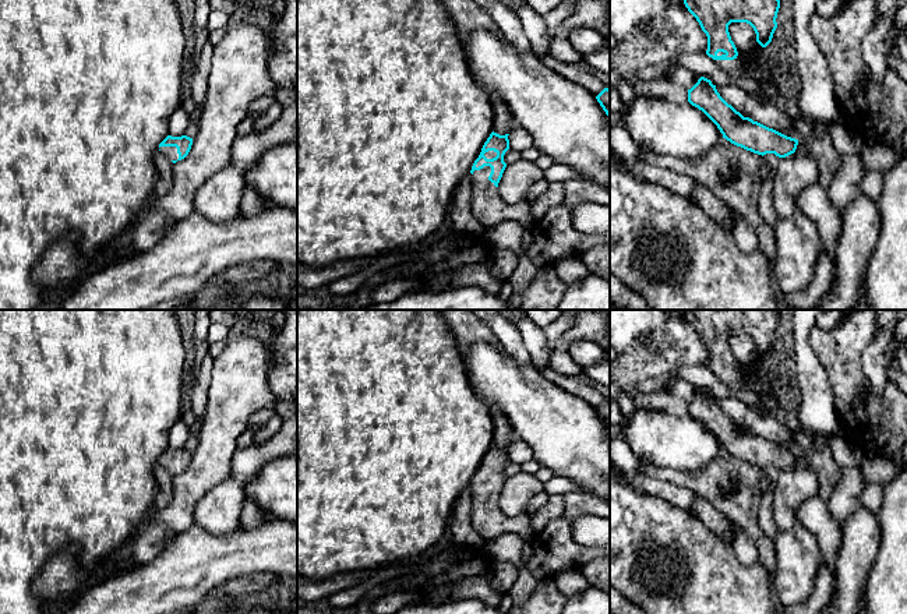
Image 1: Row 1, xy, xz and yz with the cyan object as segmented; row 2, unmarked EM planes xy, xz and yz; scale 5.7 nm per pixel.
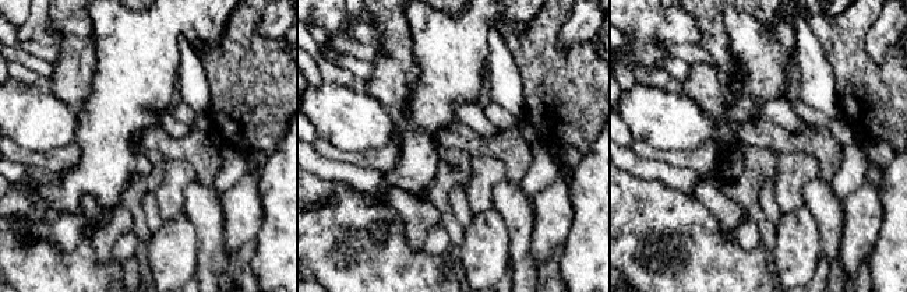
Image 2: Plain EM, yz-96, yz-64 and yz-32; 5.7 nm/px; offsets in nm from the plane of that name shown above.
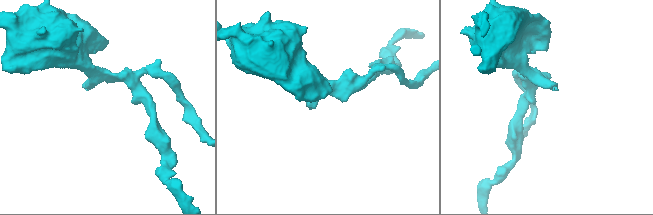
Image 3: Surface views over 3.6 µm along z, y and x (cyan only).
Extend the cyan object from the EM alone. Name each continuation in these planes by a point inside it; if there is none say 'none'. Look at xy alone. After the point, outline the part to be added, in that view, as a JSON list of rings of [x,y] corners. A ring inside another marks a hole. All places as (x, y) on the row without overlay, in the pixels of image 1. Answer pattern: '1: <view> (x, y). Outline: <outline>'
1: xy (170, 465). Outline: [[[160,459],[159,462],[170,473],[177,473],[179,472],[179,466],[177,466],[176,459]]]

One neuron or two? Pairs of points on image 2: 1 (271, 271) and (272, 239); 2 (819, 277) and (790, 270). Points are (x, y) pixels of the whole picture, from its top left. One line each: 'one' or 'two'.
1: one
2: two

